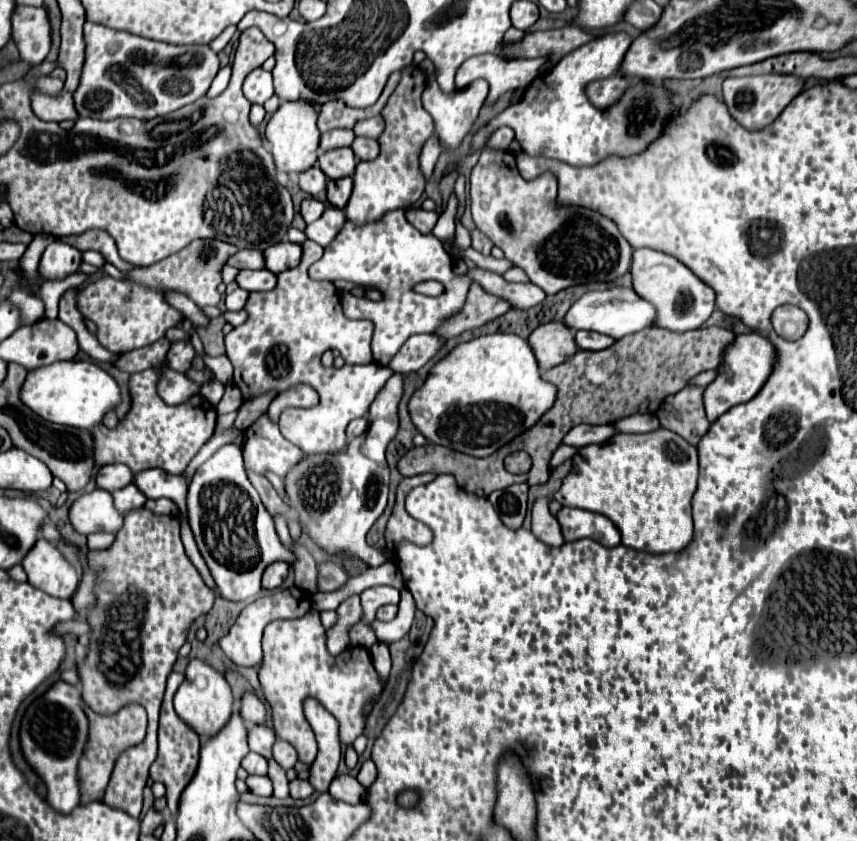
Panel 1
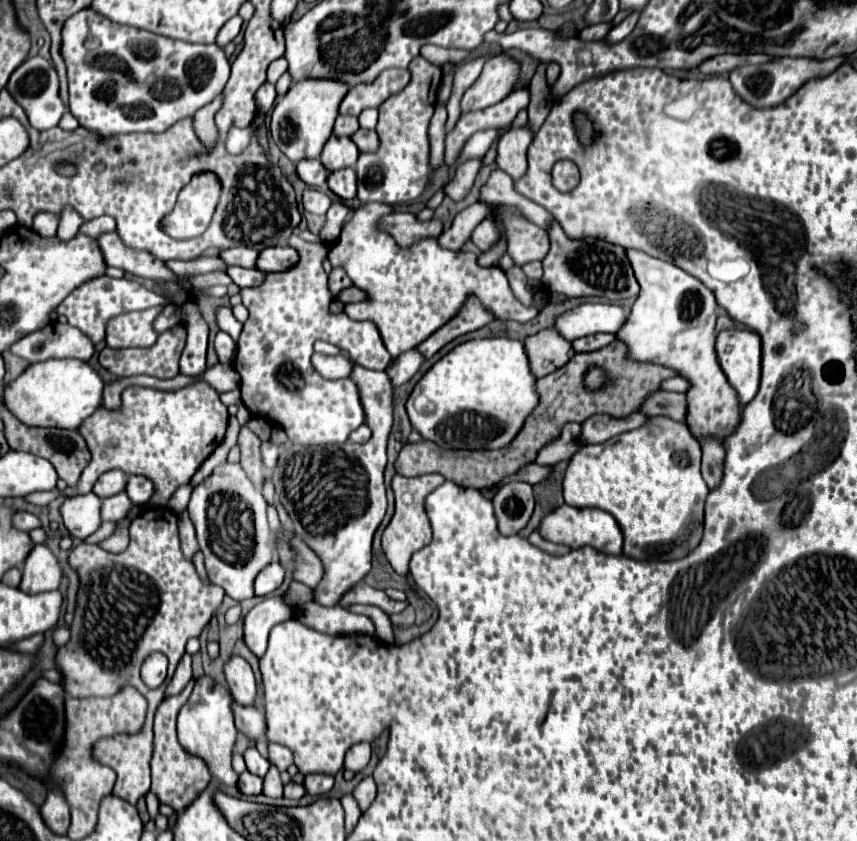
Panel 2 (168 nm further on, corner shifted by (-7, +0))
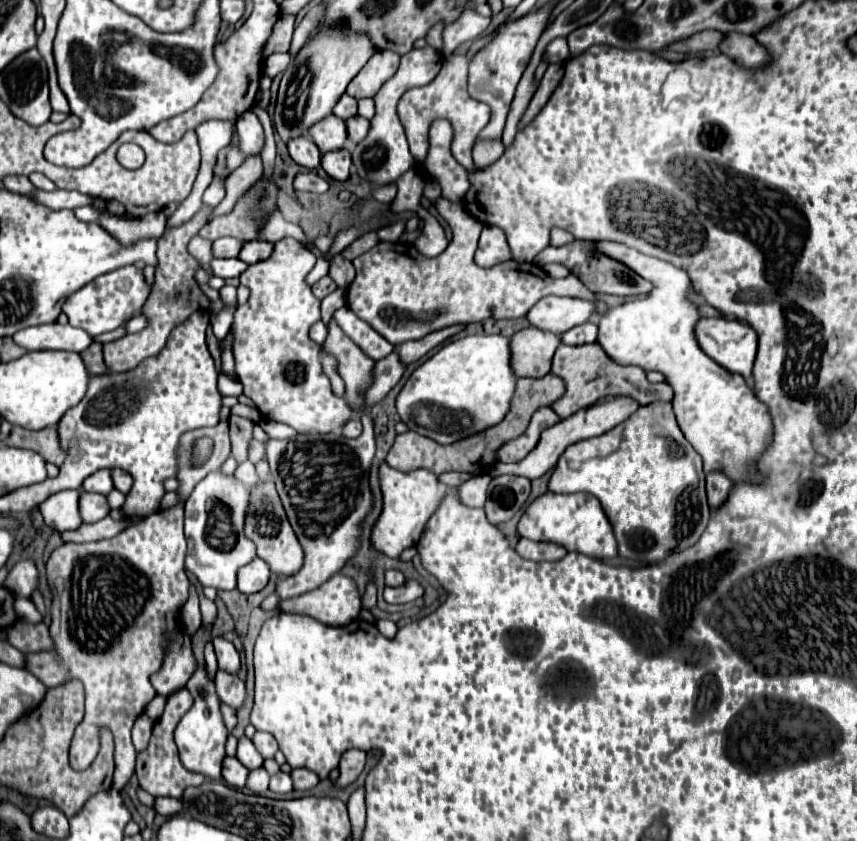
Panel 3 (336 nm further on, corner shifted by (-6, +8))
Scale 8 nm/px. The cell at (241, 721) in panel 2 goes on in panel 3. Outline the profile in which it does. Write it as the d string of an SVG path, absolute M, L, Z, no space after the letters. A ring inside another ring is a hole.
M218 671L214 683L216 683L218 697L226 705L230 705L234 709L238 709L242 705L244 697L246 697L246 689L244 689L244 681L238 679L238 675L230 675L226 671Z

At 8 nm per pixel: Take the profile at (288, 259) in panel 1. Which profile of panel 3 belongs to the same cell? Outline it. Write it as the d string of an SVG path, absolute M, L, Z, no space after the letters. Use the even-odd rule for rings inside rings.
M260 239L250 241L250 243L244 243L242 249L240 249L238 259L242 259L242 261L248 263L248 265L258 263L258 261L264 261L266 257L270 257L272 247L274 247L272 243L268 243L268 241L260 241Z

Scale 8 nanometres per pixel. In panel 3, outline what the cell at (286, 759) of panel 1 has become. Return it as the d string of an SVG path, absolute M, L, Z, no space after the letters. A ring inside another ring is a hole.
M256 731L254 737L252 737L252 743L254 743L254 747L258 749L258 753L260 753L264 759L274 757L274 753L278 751L278 743L276 743L276 739L274 739L270 733L260 733L260 731Z

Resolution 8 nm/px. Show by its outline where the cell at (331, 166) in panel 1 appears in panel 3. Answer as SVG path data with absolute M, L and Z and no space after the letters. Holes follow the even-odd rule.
M328 115L326 119L320 119L318 123L314 123L314 127L308 129L308 133L314 139L314 143L318 145L320 153L338 151L338 149L346 147L346 139L348 139L346 125L336 115Z

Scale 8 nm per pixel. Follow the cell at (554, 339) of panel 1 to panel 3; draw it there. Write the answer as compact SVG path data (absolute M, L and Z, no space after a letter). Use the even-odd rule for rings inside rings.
M536 327L518 331L510 339L510 367L516 377L540 379L550 373L550 363L560 337L554 333L544 333Z

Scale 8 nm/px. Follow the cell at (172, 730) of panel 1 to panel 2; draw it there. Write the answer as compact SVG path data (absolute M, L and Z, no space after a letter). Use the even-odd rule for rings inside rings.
M191 679L189 685L179 695L167 697L159 705L159 711L155 715L155 755L151 759L151 779L153 779L151 791L157 793L161 803L171 805L175 813L183 813L183 809L195 799L195 795L199 795L199 791L203 791L203 787L207 787L207 781L211 781L207 763L203 763L201 757L195 757L181 747L181 743L177 739L177 729L175 729L177 713L179 713L181 705L189 699L193 685L195 685L195 679Z

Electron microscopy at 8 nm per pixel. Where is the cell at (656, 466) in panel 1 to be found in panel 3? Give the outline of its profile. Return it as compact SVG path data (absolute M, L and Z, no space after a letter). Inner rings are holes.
M650 403L650 405L642 405L638 407L636 413L632 413L624 423L616 425L614 429L606 431L604 435L600 437L590 437L590 439L584 439L584 441L578 441L574 445L570 445L562 457L558 459L556 463L556 469L552 471L552 477L548 481L548 489L552 493L578 493L578 491L586 491L586 493L592 493L600 503L602 503L602 509L614 529L614 537L618 541L618 555L626 557L626 559L636 559L636 561L646 561L646 563L658 563L658 561L664 561L670 553L674 551L684 551L692 545L698 543L700 535L704 533L706 525L708 525L708 517L710 517L710 509L708 509L708 503L706 503L706 491L704 491L704 473L702 473L702 459L700 455L694 451L694 447L684 439L680 427L676 425L676 417L672 413L672 403Z

